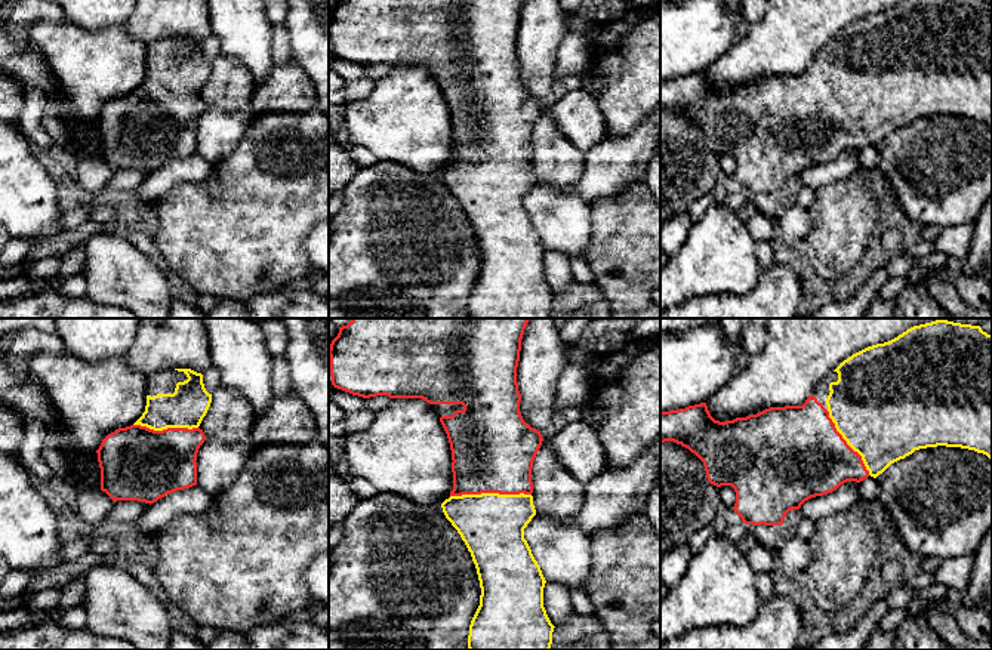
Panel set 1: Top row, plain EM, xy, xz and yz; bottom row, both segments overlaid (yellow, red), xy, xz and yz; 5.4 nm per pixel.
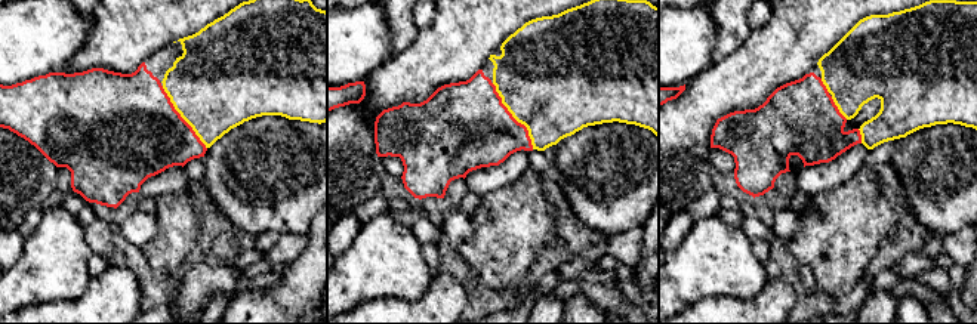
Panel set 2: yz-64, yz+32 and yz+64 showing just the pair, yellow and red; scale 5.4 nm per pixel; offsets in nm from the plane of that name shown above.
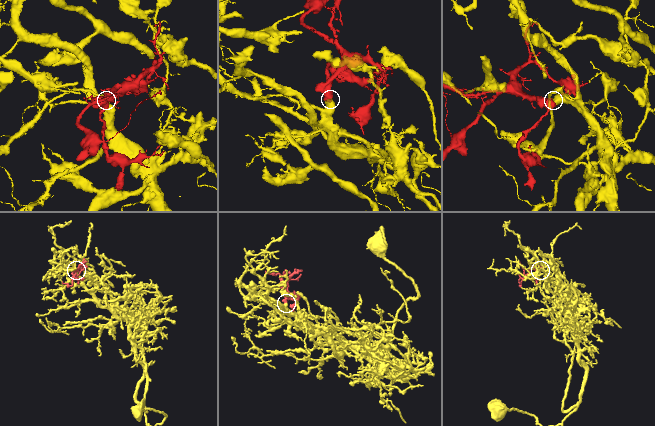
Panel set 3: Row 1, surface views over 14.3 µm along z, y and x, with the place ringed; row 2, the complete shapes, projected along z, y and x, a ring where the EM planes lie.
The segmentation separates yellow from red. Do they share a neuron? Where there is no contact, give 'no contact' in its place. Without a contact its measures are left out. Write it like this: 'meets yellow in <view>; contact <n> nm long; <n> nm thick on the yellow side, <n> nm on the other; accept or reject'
meets yellow in xz; contact 440 nm long; 360 nm thick on the yellow side, 460 nm on the other; accept

